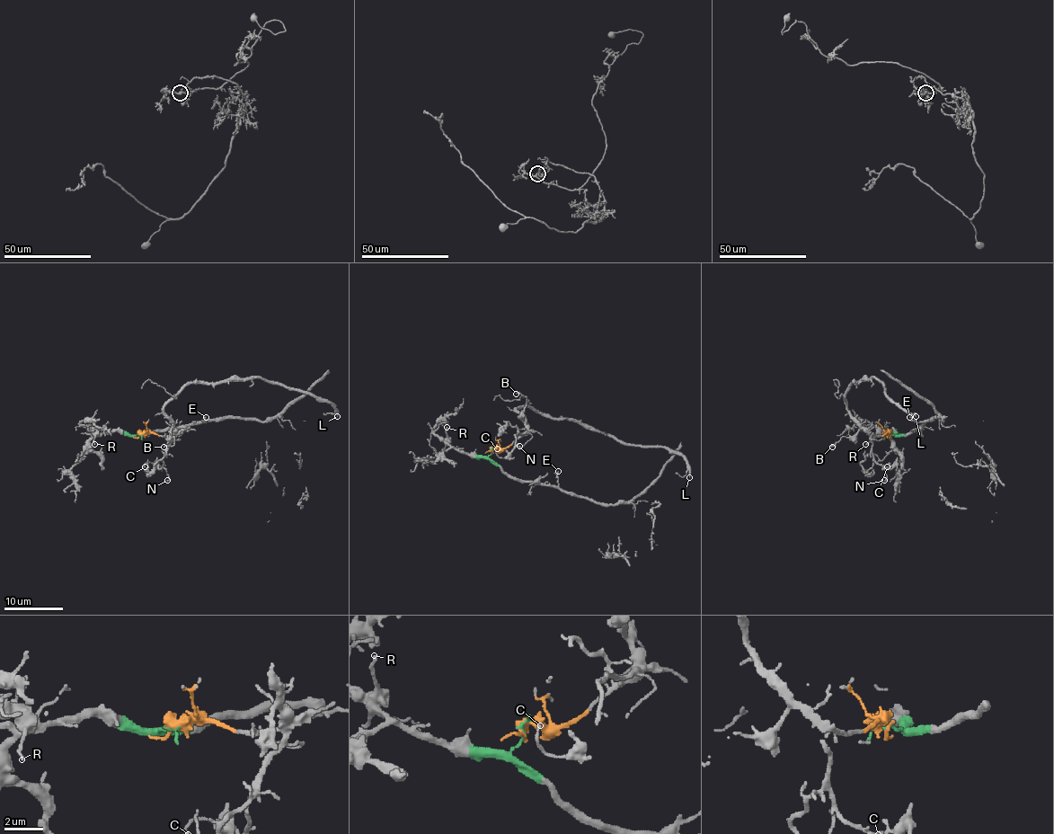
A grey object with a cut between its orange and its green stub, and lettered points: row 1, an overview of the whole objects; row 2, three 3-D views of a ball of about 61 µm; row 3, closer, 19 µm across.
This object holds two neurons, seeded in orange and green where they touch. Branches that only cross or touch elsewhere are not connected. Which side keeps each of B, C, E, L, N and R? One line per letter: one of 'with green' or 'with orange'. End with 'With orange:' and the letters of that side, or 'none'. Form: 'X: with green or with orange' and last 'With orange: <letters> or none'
B: with orange
C: with orange
E: with green
L: with orange
N: with orange
R: with green
With orange: B, C, L, N

